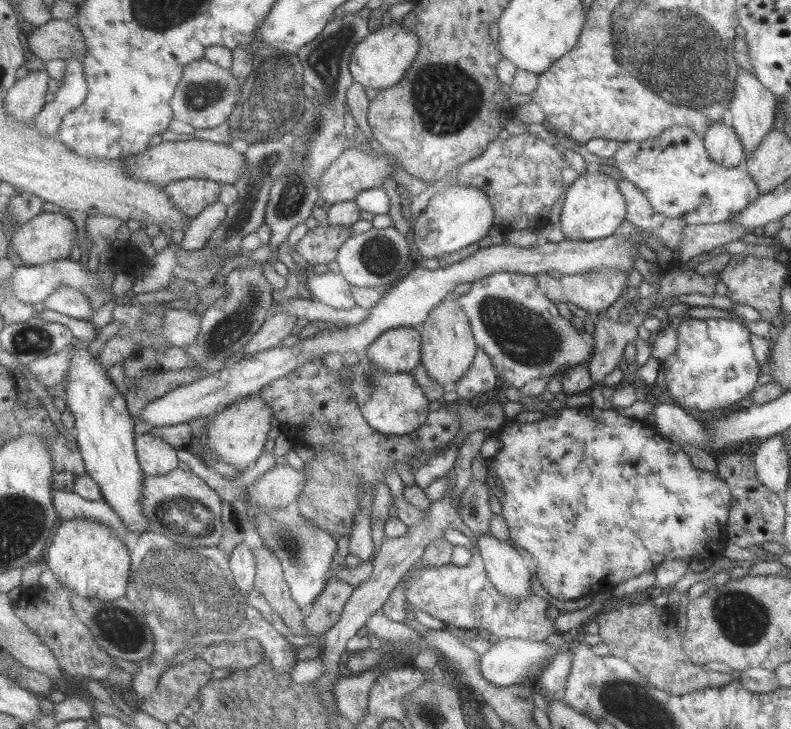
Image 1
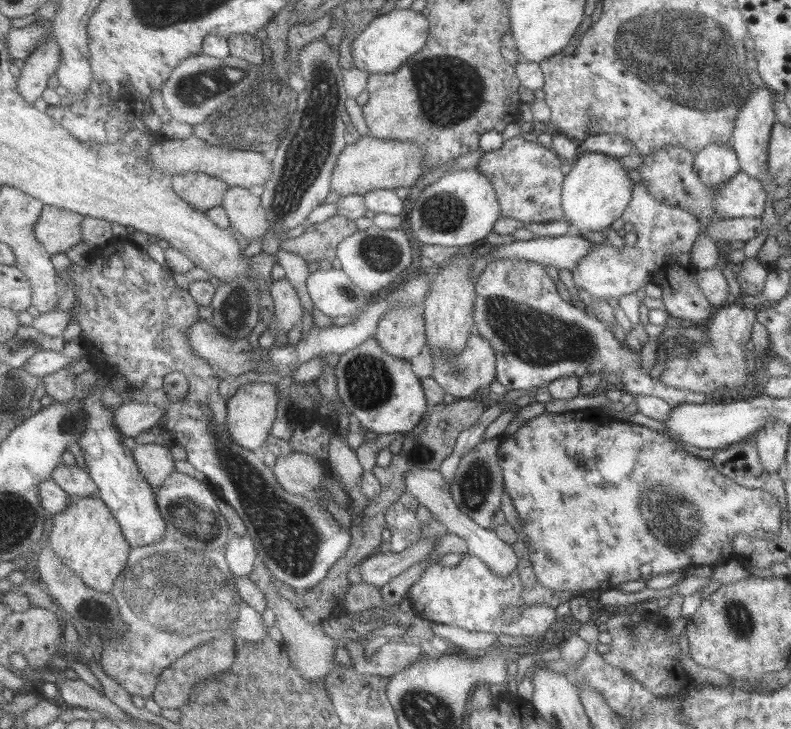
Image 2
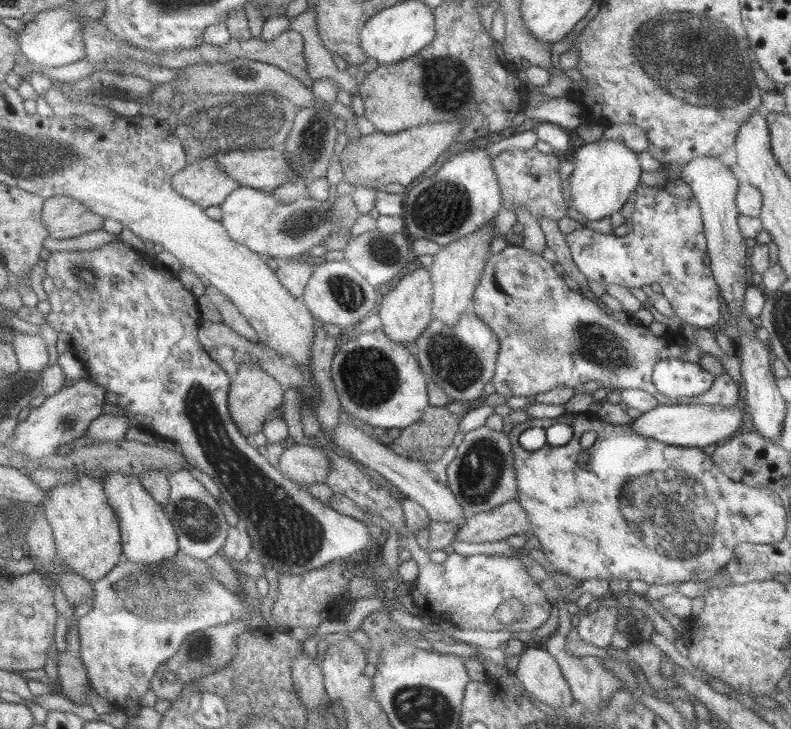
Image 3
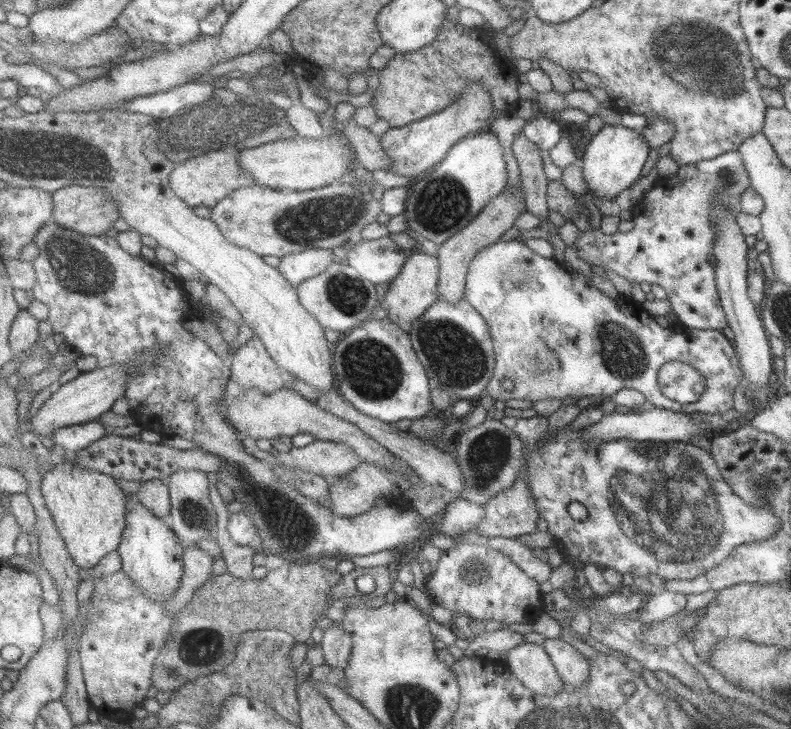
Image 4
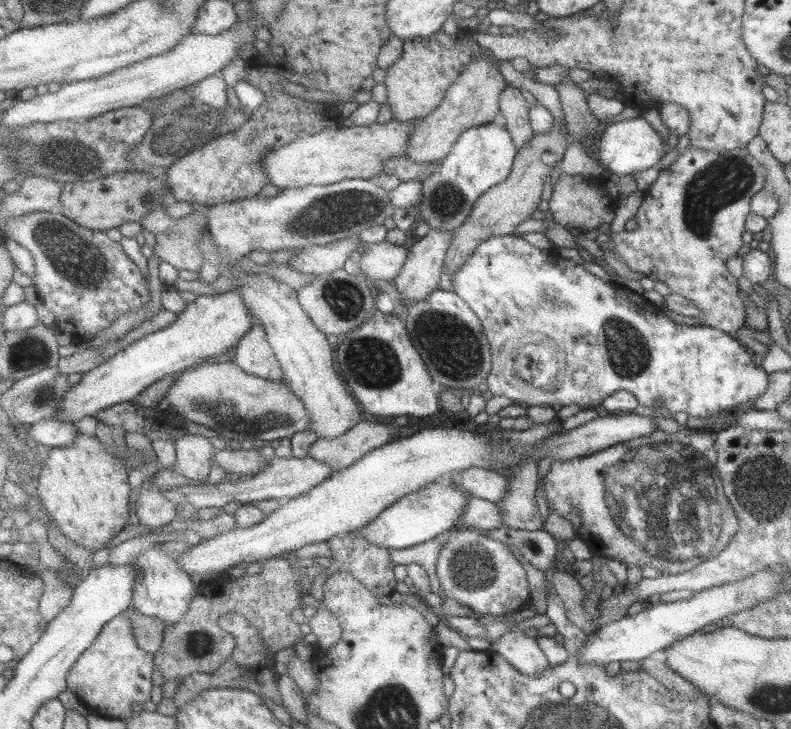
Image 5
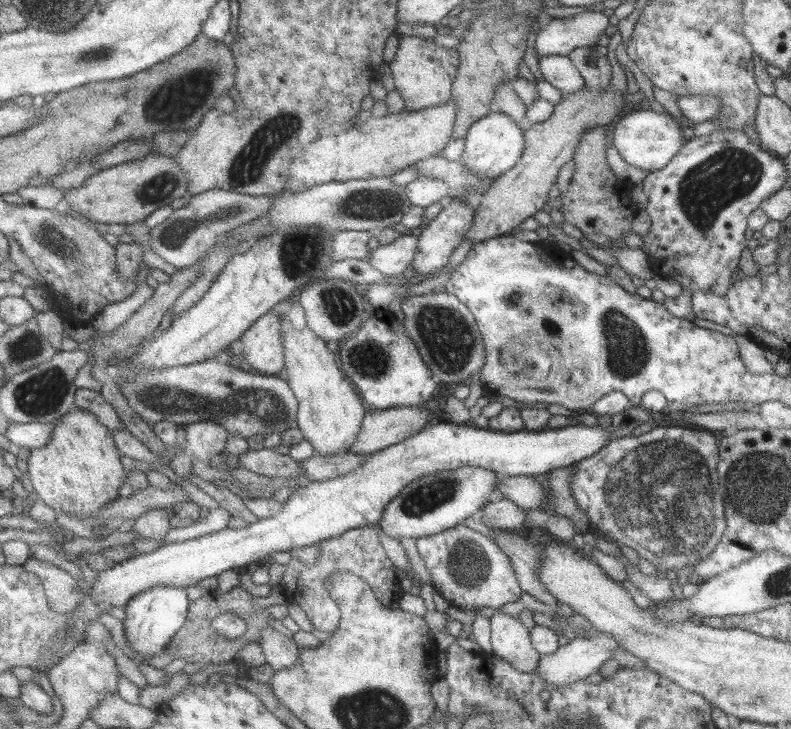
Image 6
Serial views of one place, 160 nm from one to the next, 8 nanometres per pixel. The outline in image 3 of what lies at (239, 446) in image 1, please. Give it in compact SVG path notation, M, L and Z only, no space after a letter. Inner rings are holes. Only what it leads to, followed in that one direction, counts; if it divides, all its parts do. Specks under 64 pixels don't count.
M251 361L240 366L236 379L230 385L230 410L244 435L250 438L255 432L263 432L269 414L284 404L286 389L260 364Z

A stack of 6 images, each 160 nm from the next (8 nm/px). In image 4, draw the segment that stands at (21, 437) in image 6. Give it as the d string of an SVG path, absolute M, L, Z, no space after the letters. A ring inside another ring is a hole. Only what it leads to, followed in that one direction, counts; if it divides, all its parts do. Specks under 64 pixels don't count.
M87 421L73 426L64 426L52 434L54 444L59 444L67 453L79 452L96 440L107 435L105 426L99 421Z

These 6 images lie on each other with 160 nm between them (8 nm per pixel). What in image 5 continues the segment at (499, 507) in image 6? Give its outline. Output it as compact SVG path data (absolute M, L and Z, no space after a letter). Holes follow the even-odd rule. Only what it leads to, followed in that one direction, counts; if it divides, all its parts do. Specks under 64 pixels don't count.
M469 496L458 525L473 528L479 532L487 532L490 529L500 528L503 520L497 512L495 503L482 500L477 496Z

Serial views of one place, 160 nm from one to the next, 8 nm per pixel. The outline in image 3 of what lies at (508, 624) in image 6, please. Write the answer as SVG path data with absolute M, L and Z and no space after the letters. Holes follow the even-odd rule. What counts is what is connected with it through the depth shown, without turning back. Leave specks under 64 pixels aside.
M536 643L528 644L519 655L514 675L531 698L558 710L575 701L557 661Z

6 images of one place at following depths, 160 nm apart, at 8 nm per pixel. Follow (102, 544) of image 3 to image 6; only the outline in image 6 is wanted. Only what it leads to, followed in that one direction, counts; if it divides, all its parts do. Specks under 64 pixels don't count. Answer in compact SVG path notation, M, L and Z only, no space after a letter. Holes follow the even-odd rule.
M79 408L57 419L53 425L54 431L48 445L31 450L27 460L28 485L36 494L37 499L43 501L53 511L57 510L59 514L63 512L67 516L81 520L97 518L107 506L111 506L111 502L119 500L119 488L123 486L128 475L121 462L114 431L105 426L96 414Z

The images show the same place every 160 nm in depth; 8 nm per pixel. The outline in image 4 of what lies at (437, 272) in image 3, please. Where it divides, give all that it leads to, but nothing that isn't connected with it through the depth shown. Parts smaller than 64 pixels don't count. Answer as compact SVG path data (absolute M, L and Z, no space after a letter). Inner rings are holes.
M505 188L495 197L490 198L481 210L470 220L461 231L455 233L447 241L439 244L436 257L438 258L438 298L447 304L455 304L466 296L466 274L472 256L478 250L493 244L502 234L513 227L513 223L524 212L524 192L510 191Z

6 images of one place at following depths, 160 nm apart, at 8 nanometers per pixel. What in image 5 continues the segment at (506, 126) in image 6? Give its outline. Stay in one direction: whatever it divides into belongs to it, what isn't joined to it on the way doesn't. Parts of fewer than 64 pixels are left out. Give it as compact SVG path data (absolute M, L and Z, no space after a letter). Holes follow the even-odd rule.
M499 119L462 130L450 153L441 160L437 172L421 182L418 220L425 221L431 229L454 232L469 216L477 197L507 178L515 154L511 135Z

